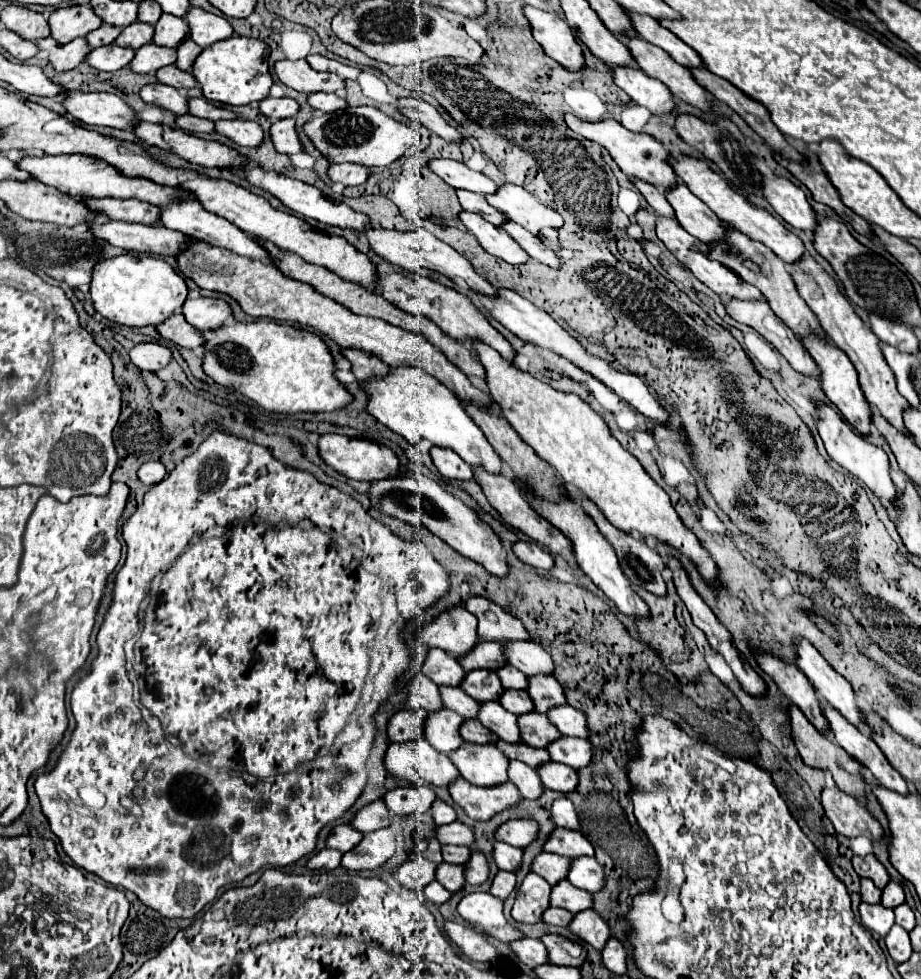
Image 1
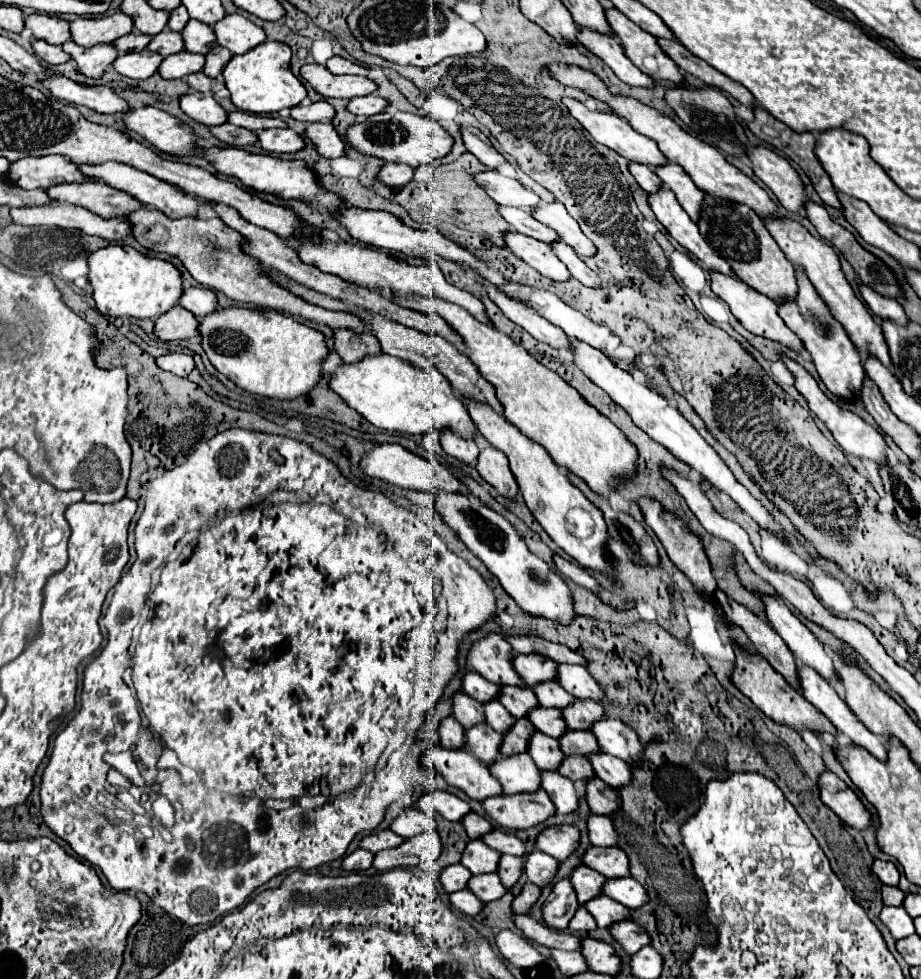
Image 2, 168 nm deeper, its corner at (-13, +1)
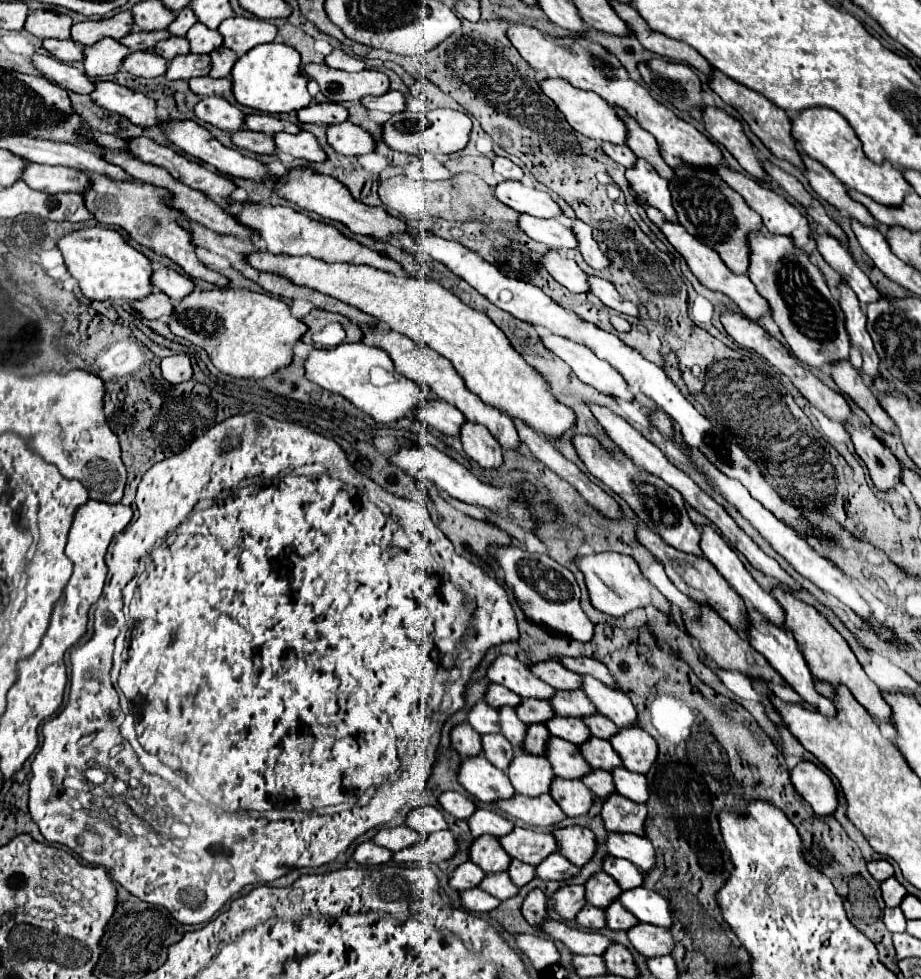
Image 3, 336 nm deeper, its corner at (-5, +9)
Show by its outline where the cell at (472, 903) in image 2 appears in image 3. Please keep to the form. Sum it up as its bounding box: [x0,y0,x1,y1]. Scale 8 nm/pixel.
[460,888,502,912]

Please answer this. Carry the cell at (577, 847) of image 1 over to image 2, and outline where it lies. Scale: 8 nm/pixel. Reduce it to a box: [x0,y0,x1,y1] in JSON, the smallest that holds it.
[584,846,630,878]

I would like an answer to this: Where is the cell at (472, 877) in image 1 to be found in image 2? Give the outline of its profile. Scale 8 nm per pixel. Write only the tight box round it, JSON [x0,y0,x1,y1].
[498,854,524,888]

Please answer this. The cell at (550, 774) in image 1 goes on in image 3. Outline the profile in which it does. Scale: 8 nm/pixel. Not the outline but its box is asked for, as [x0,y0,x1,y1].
[602,794,648,836]

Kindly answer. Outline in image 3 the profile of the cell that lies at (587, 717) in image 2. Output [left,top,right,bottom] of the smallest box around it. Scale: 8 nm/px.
[584,714,618,740]

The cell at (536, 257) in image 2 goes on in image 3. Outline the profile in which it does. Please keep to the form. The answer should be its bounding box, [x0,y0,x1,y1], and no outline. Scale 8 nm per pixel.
[542,252,590,294]

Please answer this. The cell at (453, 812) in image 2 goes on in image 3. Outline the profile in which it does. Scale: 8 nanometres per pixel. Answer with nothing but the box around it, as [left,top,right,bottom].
[440,792,476,820]

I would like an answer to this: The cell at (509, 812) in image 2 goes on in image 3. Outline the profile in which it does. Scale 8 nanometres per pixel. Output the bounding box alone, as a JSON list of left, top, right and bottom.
[494,794,566,828]

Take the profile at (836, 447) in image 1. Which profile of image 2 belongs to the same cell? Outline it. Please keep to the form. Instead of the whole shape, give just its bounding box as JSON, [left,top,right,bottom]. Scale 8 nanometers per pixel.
[782,358,888,466]

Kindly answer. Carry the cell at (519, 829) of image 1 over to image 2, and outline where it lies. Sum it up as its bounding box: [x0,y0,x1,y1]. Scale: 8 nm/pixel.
[536,826,578,860]

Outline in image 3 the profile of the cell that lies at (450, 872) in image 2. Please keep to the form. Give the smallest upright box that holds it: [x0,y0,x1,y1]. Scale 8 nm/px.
[450,862,484,890]

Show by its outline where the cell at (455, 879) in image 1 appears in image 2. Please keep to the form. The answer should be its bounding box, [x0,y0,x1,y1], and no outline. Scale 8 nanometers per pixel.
[468,874,506,902]

